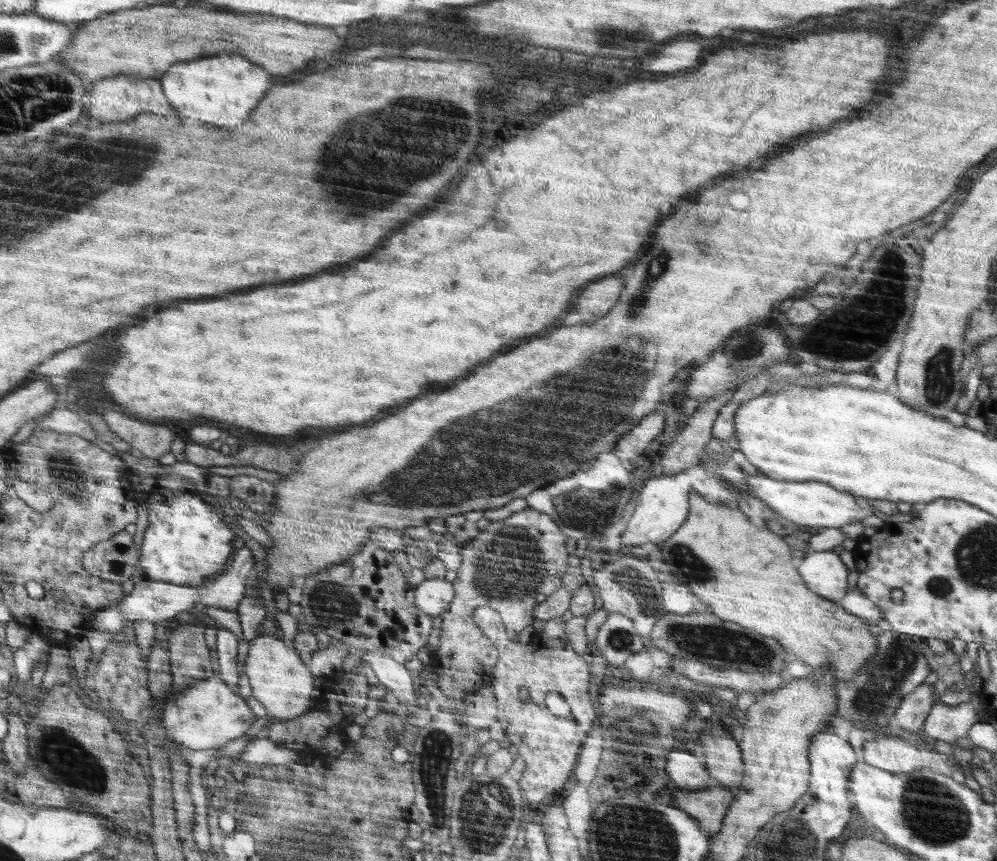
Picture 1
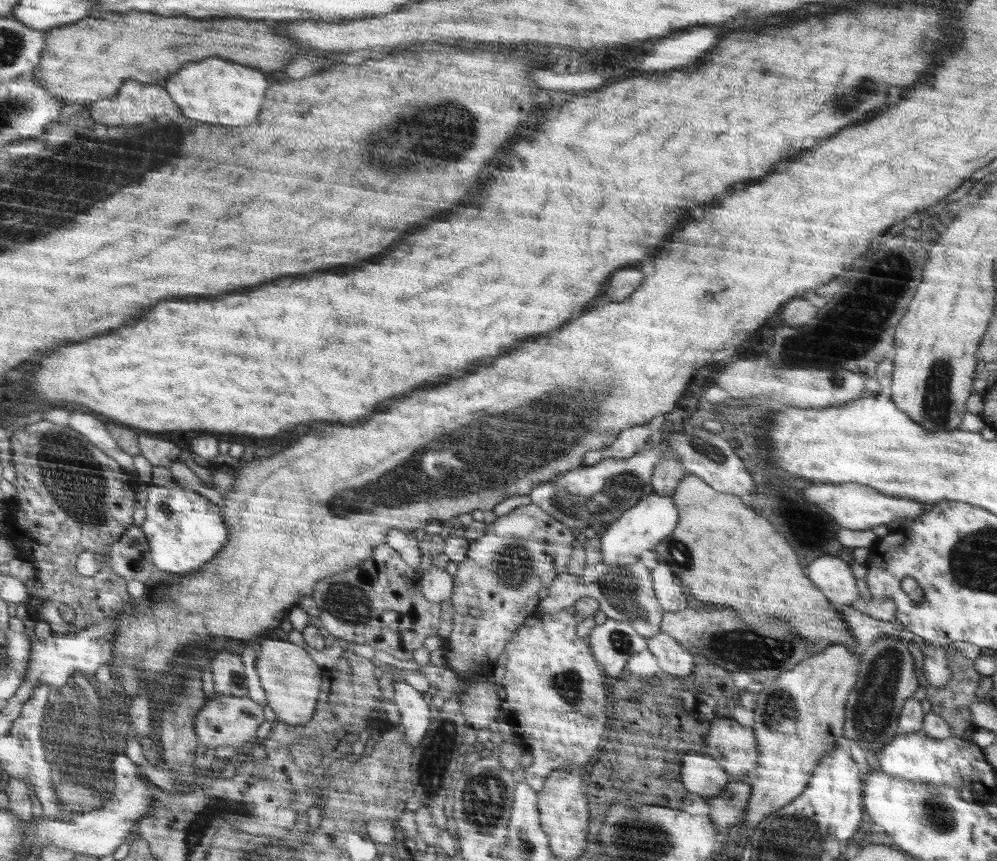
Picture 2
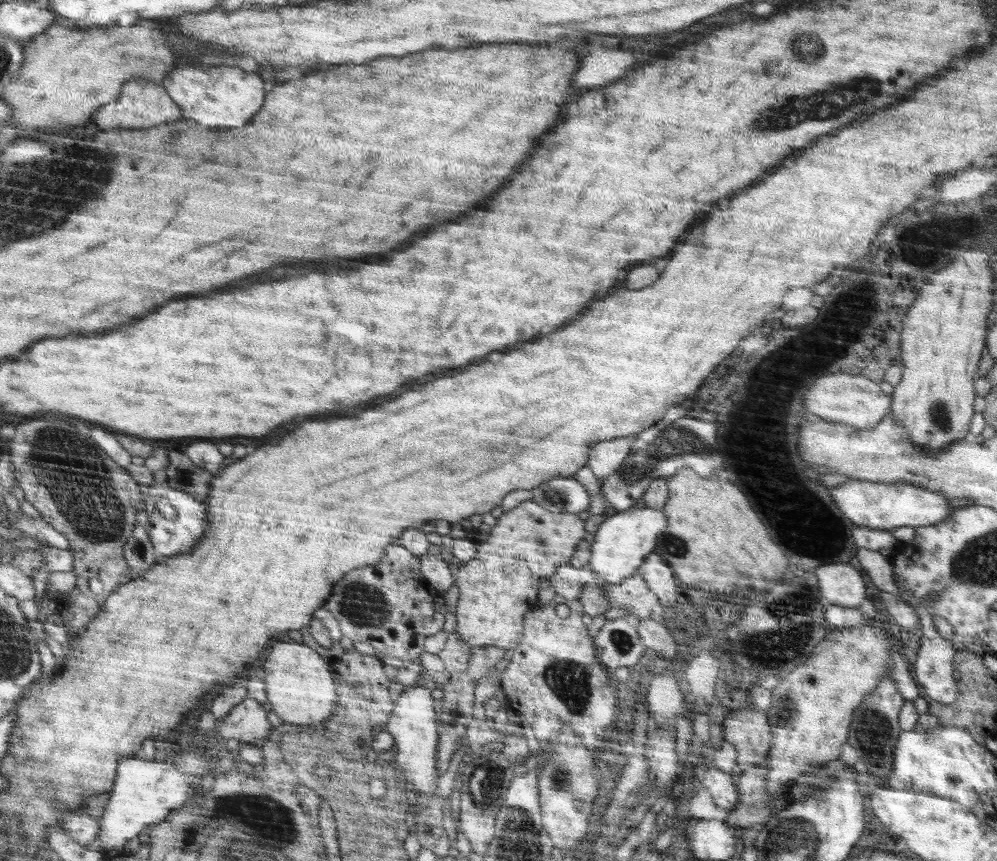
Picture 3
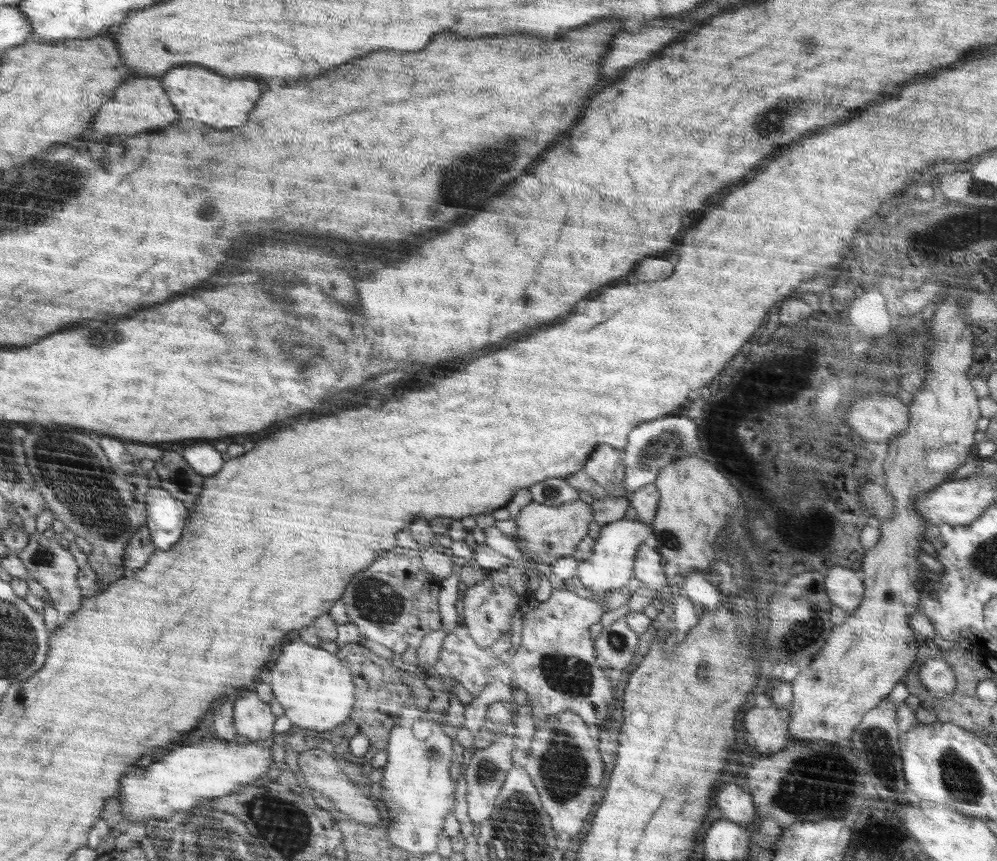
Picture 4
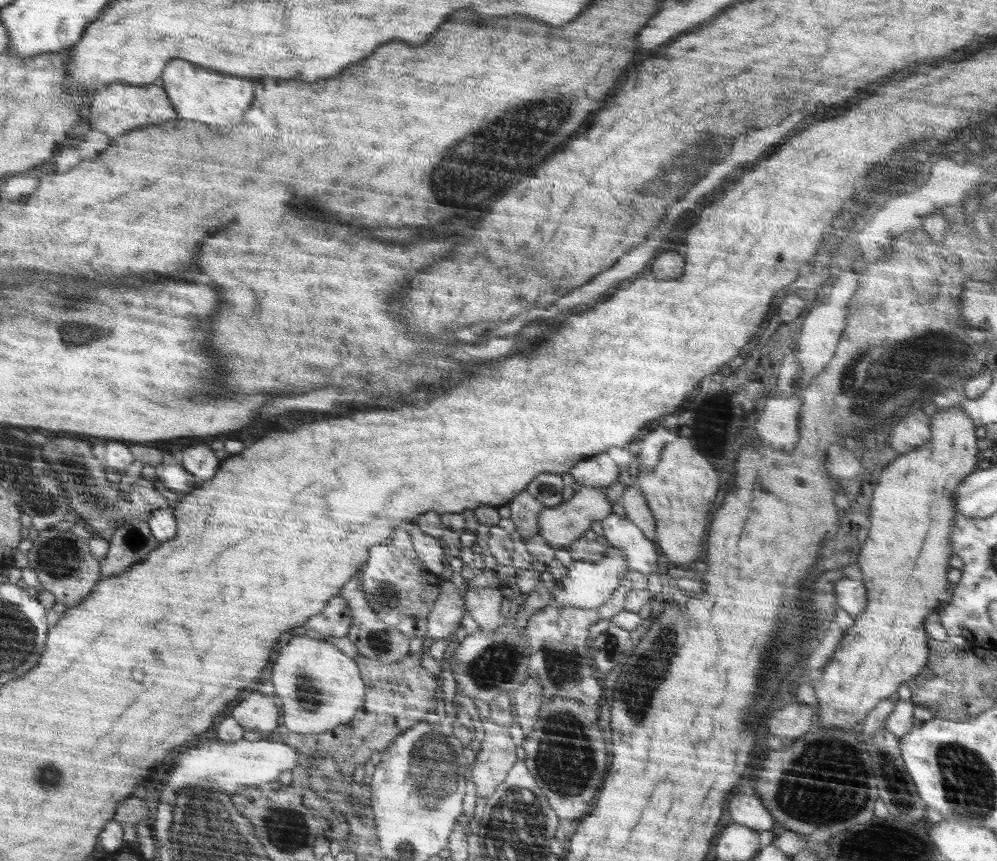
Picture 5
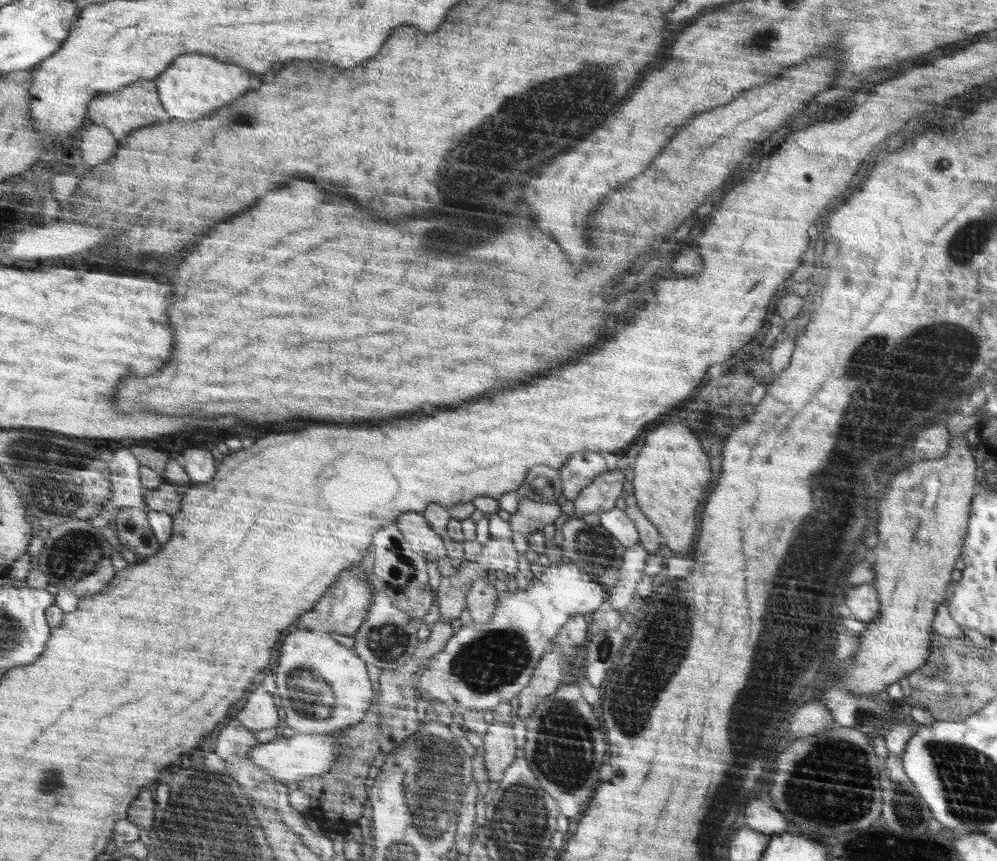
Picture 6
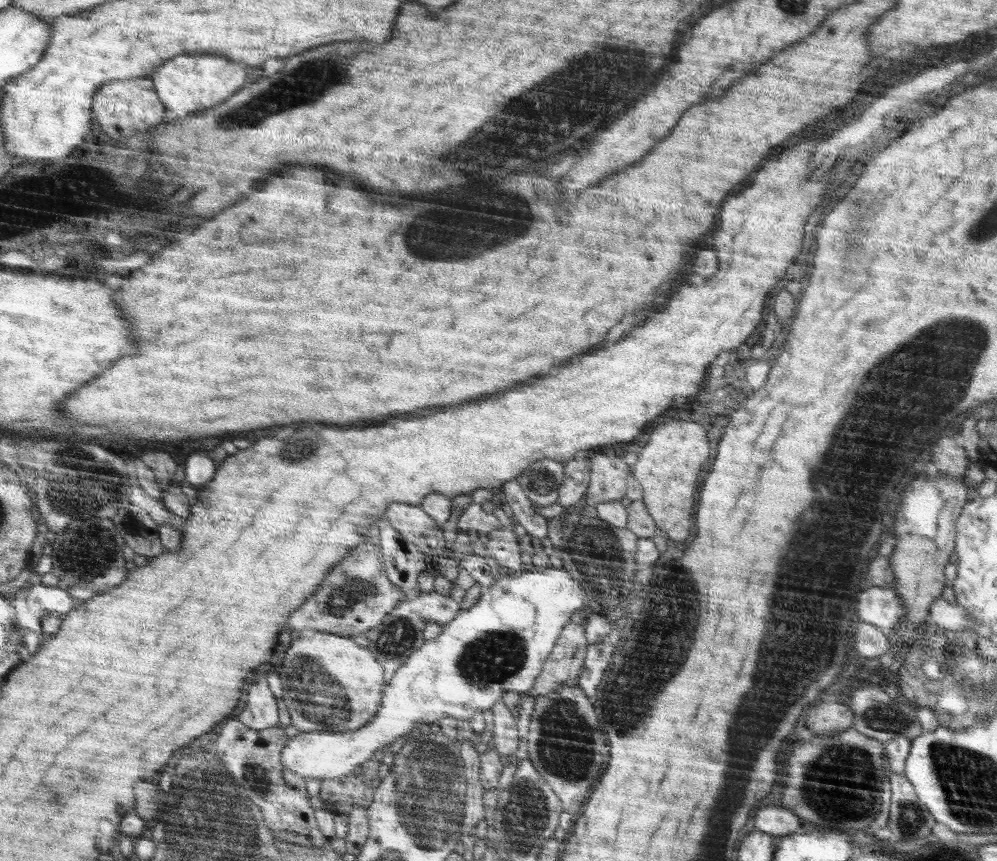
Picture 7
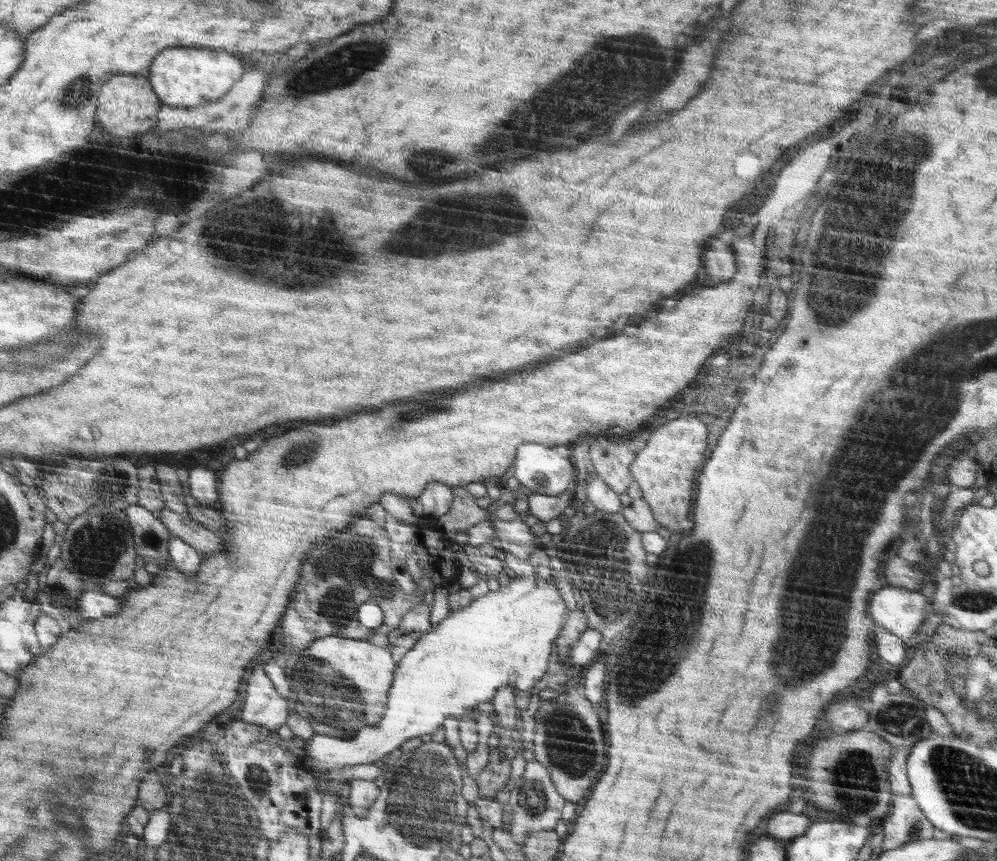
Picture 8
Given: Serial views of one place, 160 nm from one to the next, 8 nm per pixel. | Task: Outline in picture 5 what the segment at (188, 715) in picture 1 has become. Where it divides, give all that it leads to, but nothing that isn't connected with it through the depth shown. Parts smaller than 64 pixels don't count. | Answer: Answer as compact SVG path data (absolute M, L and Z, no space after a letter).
M260 692L248 694L246 700L236 702L231 714L245 730L272 732L278 726L278 708L273 697Z

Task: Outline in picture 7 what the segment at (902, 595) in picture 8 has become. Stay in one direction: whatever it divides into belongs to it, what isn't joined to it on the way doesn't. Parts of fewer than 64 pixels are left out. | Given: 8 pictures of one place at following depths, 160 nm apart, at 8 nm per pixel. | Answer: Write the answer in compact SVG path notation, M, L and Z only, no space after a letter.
M872 587L858 593L855 600L856 620L879 626L890 634L903 621L903 599L892 587Z

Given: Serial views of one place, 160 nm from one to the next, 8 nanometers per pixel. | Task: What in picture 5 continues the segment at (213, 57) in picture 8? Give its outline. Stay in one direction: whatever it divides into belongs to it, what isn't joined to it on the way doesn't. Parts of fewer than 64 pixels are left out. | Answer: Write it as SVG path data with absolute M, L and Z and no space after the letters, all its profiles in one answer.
M176 60L168 70L164 70L162 78L164 86L168 86L168 94L172 94L172 102L176 102L176 110L180 110L180 118L200 120L204 124L234 124L244 118L244 112L250 108L254 100L254 86L246 78L212 72L206 68L196 68L186 60Z

